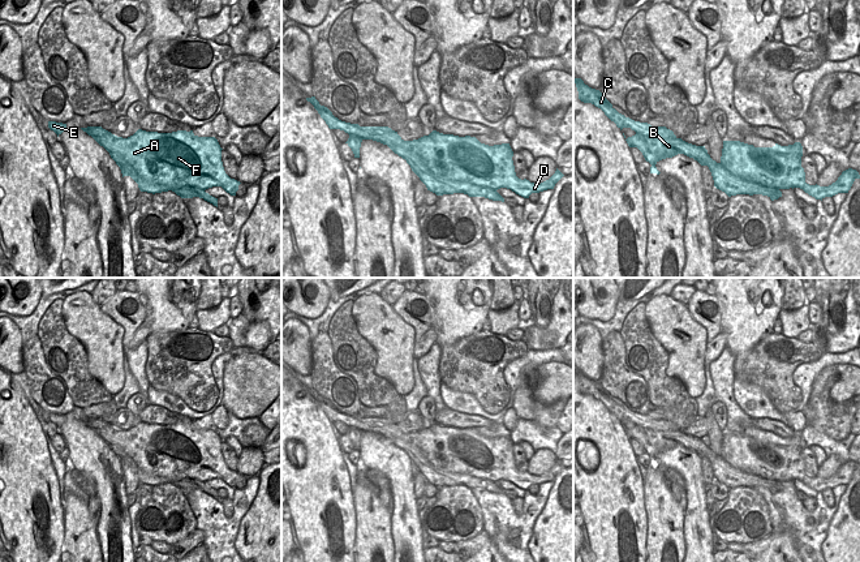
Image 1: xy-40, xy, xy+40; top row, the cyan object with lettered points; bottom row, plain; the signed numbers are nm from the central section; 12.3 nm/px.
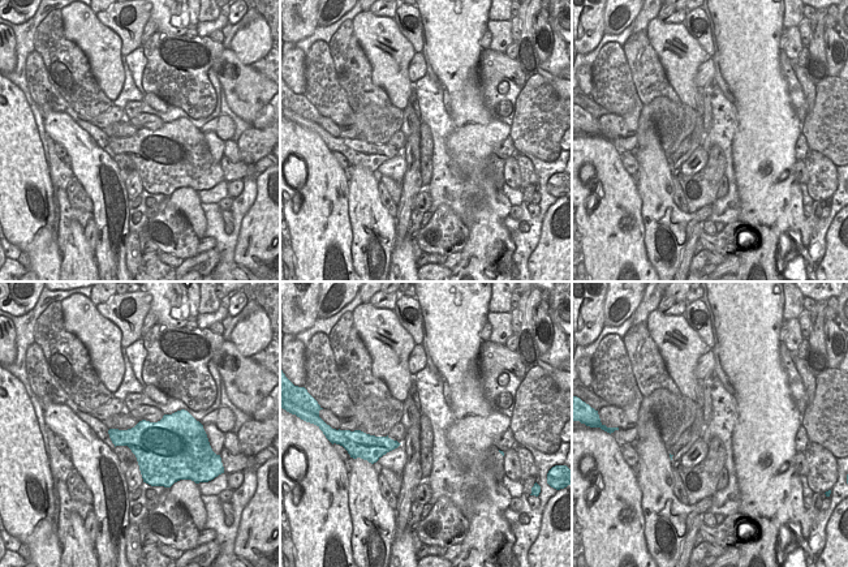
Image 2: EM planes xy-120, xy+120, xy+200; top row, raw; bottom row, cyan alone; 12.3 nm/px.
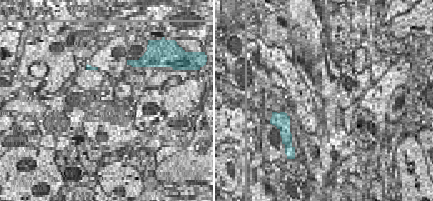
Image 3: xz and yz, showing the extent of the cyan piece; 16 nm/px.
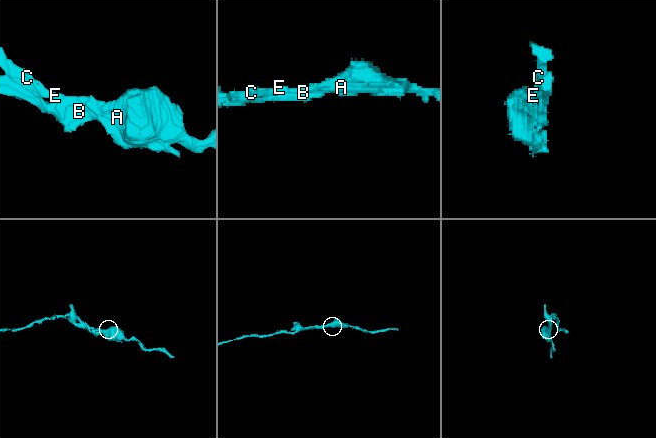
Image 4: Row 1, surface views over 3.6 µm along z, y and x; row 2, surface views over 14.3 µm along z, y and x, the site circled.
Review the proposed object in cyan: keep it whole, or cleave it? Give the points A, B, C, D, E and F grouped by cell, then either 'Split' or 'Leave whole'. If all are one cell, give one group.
Groups: A C D E F / B. Split

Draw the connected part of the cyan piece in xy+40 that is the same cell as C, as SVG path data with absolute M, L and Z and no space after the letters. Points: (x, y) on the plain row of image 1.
M573 370L579 383L579 391L584 395L592 395L601 400L605 407L616 416L622 422L623 420L631 420L638 426L649 428L659 432L681 432L678 430L672 422L666 419L652 419L648 415L635 413L624 407L619 406L612 396L602 387L599 382L592 381L584 376L581 370Z

